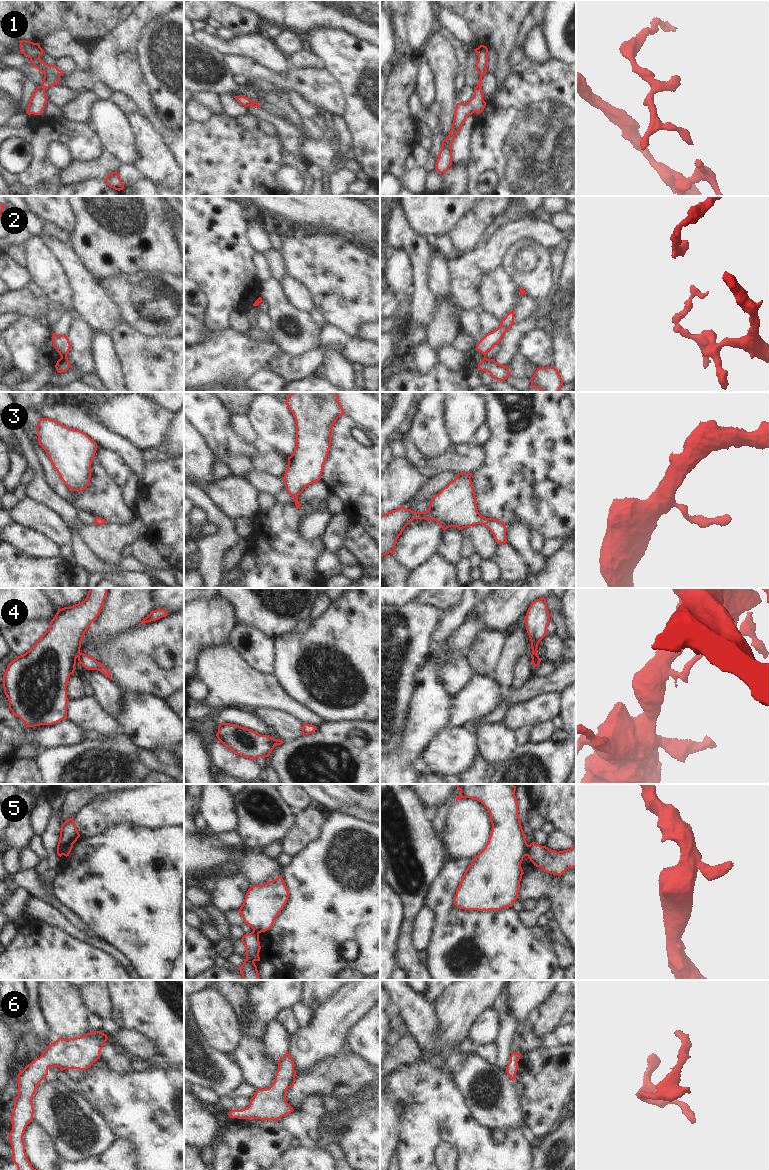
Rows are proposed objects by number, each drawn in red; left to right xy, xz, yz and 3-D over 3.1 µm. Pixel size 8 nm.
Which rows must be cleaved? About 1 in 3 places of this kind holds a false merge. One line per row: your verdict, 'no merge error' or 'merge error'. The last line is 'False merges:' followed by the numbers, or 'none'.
1: no merge error
2: merge error
3: no merge error
4: merge error
5: merge error
6: no merge error
False merges: 2, 4, 5

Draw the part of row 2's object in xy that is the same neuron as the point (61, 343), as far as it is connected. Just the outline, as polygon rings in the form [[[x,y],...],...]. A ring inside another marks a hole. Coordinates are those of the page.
[[[55,333],[52,334],[52,342],[53,347],[56,349],[56,351],[59,353],[61,357],[67,356],[71,344],[69,342],[69,339],[66,335],[57,335]]]

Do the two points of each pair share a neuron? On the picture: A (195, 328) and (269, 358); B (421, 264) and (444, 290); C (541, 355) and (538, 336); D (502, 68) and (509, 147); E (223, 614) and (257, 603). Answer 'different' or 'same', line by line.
A: different
B: different
C: same
D: different
E: different

